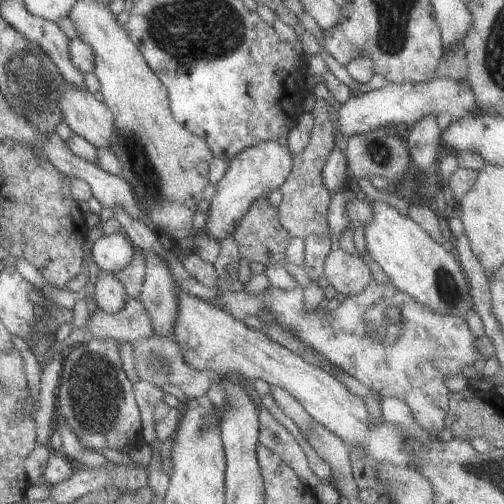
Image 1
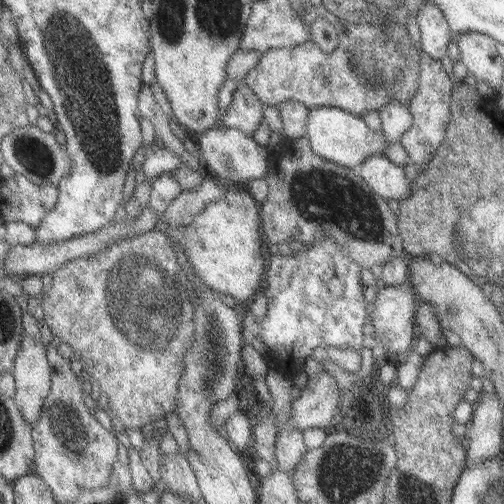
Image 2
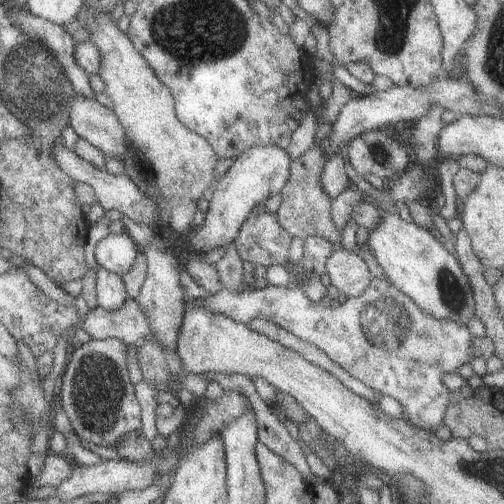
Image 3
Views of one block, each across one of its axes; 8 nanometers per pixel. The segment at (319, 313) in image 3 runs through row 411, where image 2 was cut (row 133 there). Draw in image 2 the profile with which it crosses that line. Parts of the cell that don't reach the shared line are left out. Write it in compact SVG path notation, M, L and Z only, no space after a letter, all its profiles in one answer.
M421 52L419 60L417 60L417 68L419 68L419 82L415 92L411 94L411 100L405 104L405 108L411 114L411 126L407 132L403 132L403 136L399 138L401 148L407 154L407 164L415 164L415 166L423 166L435 152L437 148L445 142L445 130L449 124L449 102L451 102L451 92L453 86L447 78L447 74L441 68L439 60L433 60L429 54Z

